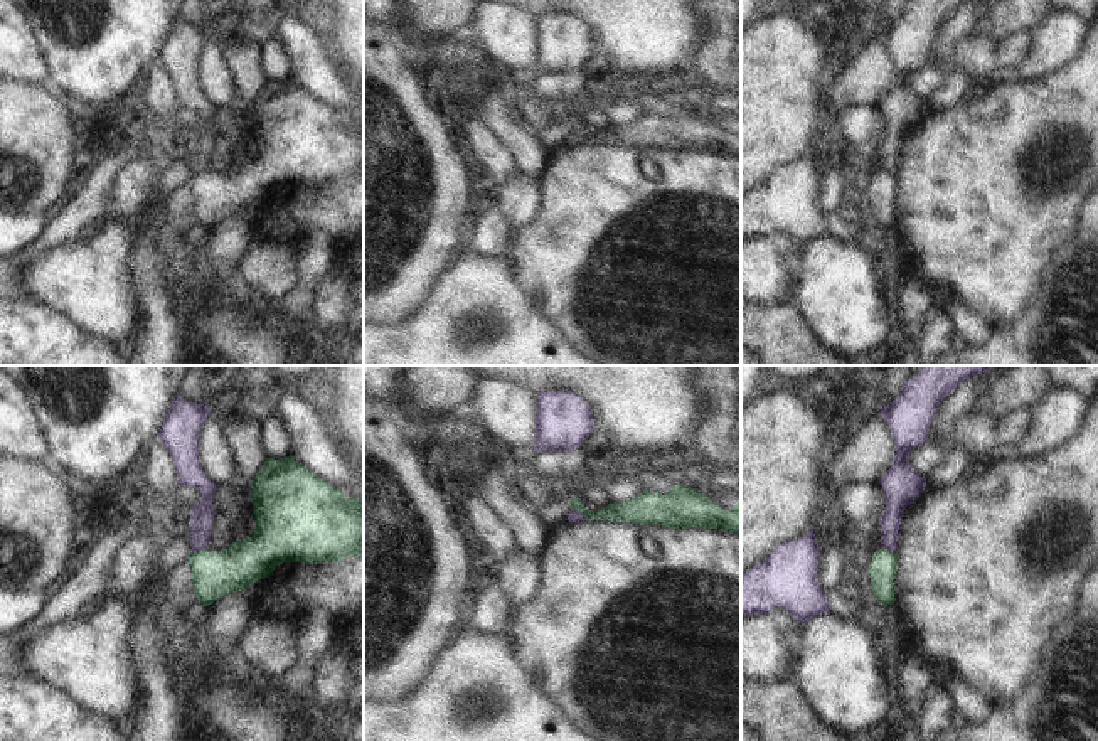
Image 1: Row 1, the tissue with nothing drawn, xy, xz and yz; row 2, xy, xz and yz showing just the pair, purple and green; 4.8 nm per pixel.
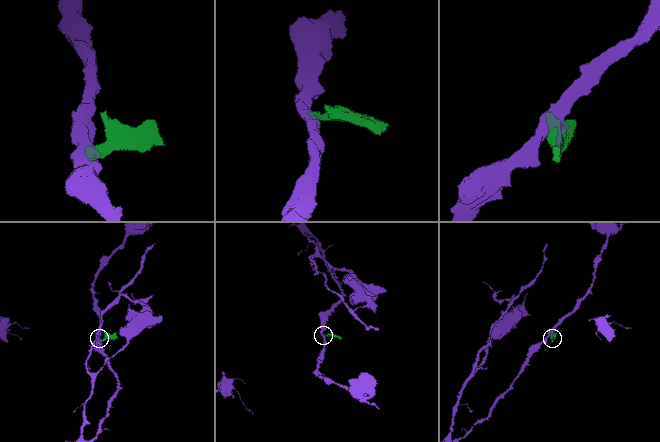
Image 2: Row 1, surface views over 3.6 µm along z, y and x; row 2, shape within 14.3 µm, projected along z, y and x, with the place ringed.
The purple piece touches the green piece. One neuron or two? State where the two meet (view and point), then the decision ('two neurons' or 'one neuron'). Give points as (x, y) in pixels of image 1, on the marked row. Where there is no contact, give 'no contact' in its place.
meets purple in xz at (576, 511); two neurons

